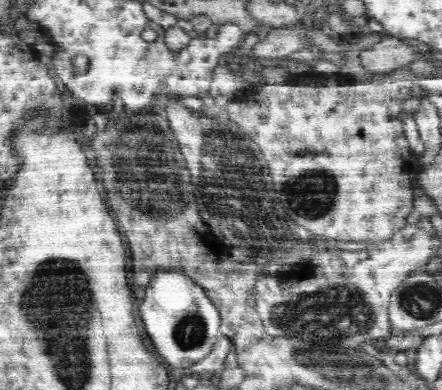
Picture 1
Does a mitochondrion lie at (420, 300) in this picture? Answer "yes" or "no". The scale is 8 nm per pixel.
yes

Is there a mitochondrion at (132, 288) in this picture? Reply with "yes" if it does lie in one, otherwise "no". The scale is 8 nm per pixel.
no

